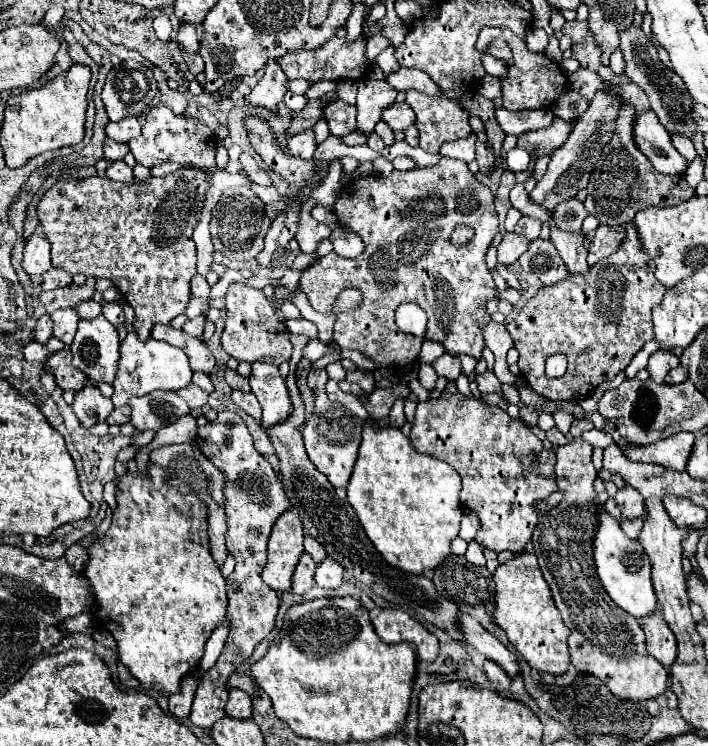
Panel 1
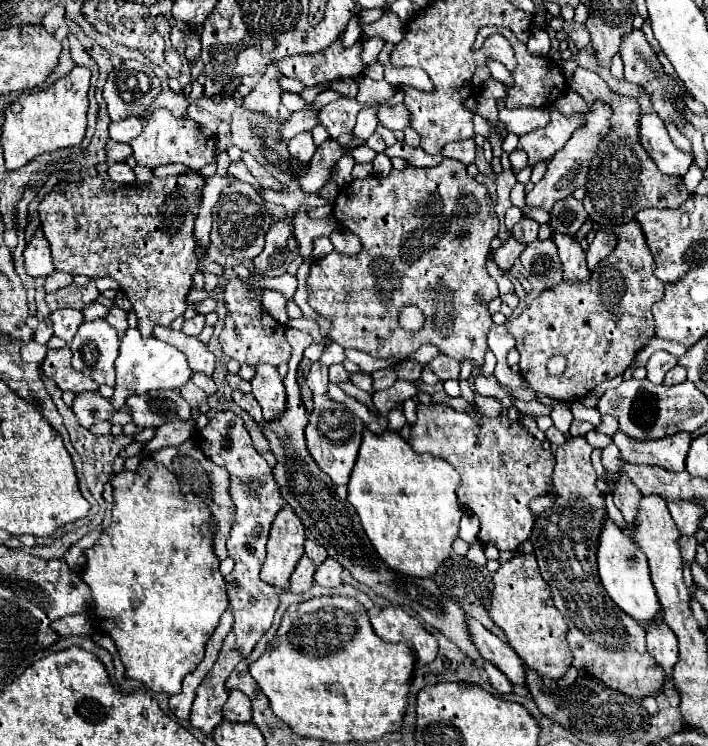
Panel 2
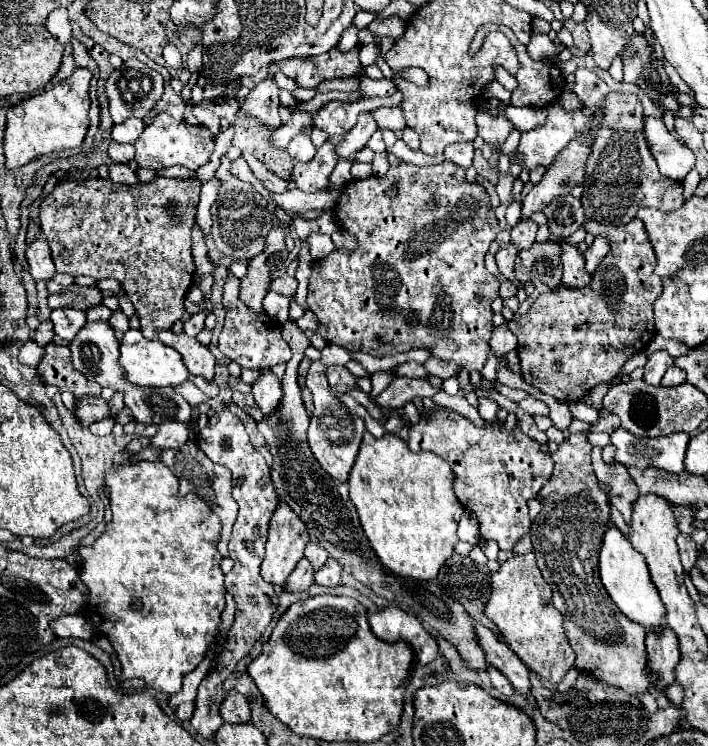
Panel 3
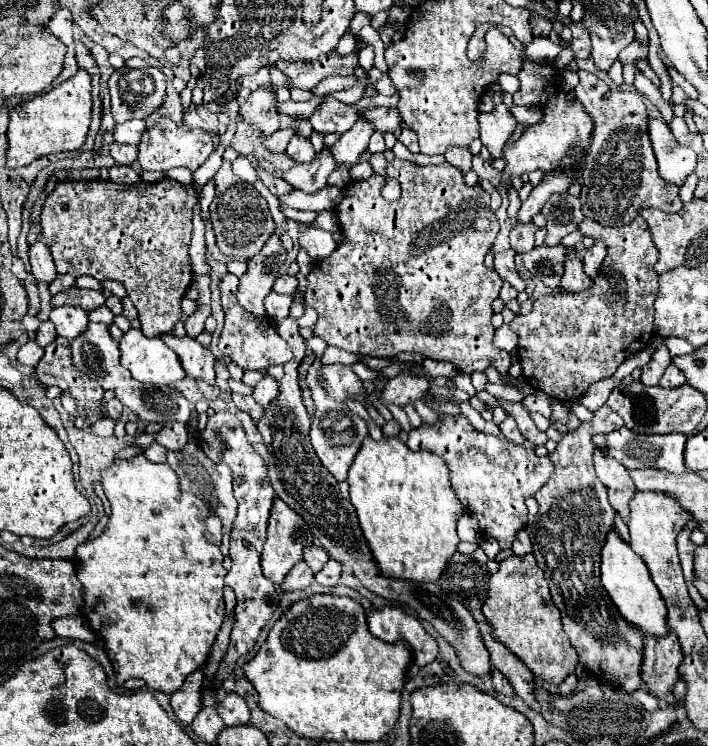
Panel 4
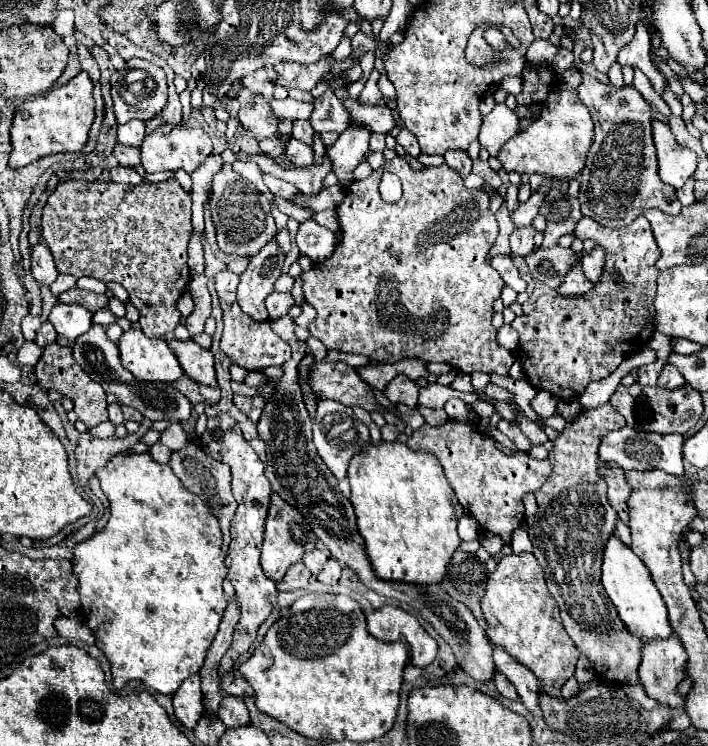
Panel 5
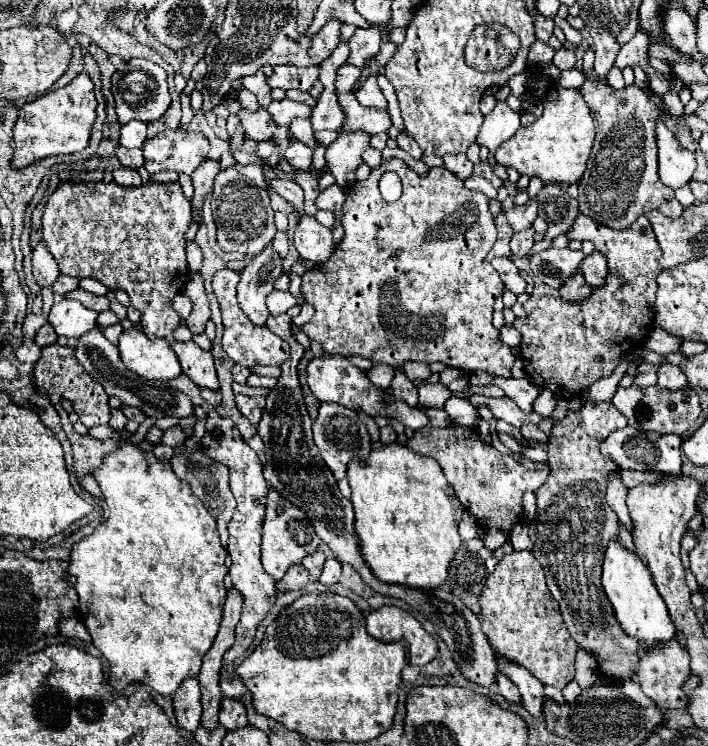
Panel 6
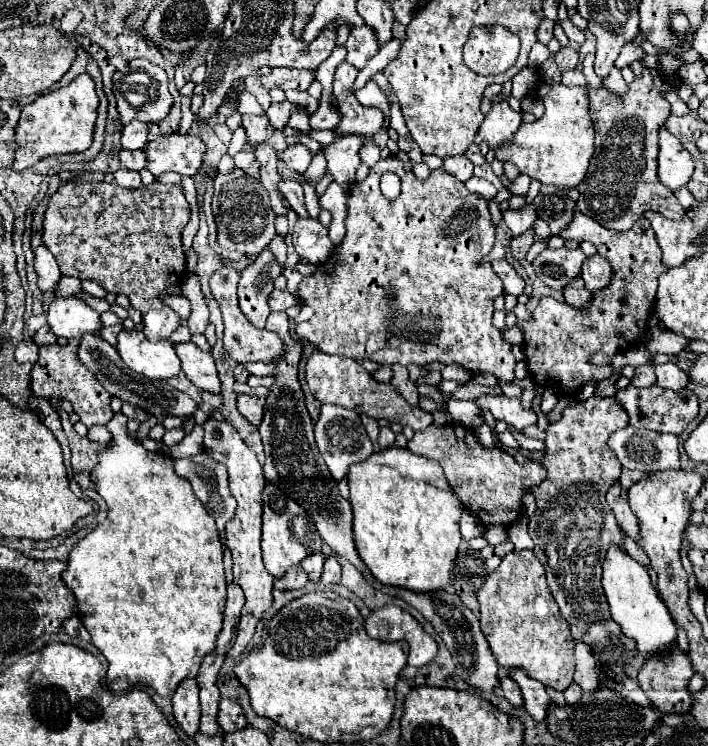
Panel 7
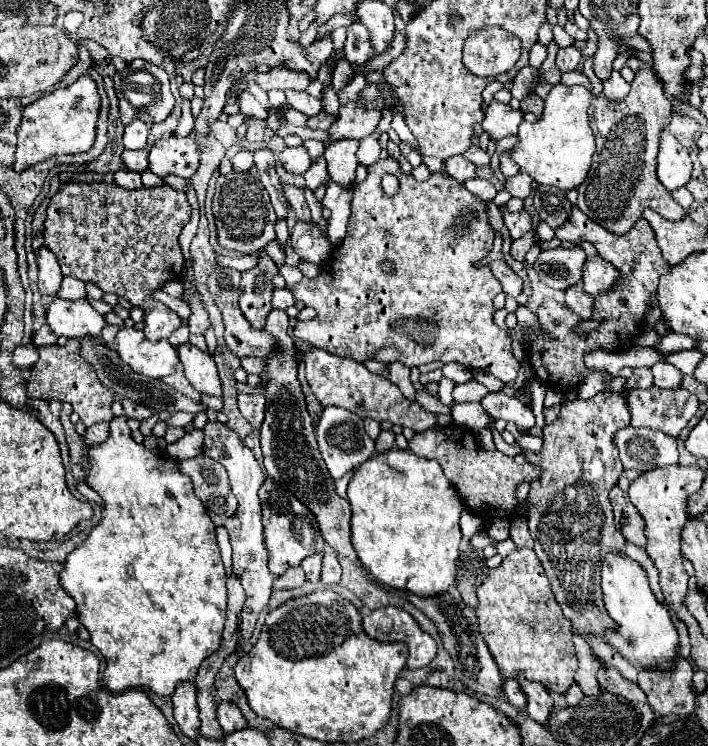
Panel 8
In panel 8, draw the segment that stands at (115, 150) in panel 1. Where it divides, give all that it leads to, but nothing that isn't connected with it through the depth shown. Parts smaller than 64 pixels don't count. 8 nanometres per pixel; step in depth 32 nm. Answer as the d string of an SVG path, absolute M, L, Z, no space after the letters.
M126 150L122 154L124 166L134 172L144 172L148 170L148 150Z

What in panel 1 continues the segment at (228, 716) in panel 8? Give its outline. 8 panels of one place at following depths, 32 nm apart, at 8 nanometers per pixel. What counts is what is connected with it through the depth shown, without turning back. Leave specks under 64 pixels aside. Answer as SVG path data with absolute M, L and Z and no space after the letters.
M236 688L230 690L230 698L224 706L226 716L230 718L238 718L238 720L246 720L252 716L252 700L246 692L240 692Z

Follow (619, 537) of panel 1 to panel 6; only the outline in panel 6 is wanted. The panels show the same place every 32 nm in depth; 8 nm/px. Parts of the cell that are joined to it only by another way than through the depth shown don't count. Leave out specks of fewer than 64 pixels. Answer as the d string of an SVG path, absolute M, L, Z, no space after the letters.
M620 542L608 544L608 550L604 556L604 566L602 566L602 586L612 604L614 618L620 622L622 630L628 636L638 638L640 648L652 648L652 646L668 642L676 636L676 628L670 620L670 614L668 614L668 608L666 608L662 596L658 594L658 590L652 582L650 570L638 556L628 552Z

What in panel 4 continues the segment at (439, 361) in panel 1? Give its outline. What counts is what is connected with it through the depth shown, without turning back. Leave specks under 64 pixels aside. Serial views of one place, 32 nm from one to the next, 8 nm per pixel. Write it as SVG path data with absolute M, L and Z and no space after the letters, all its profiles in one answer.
M424 360L422 362L422 366L424 366L424 370L430 374L430 376L446 376L446 378L454 378L456 376L456 368L454 368L454 364L450 364L450 362L436 362L436 360Z

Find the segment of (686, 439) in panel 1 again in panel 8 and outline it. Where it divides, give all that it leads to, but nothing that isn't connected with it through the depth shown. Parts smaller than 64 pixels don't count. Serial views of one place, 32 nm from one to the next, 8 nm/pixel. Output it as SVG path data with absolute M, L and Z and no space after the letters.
M628 426L616 434L616 446L624 468L646 472L678 462L676 438L664 436L652 428Z

